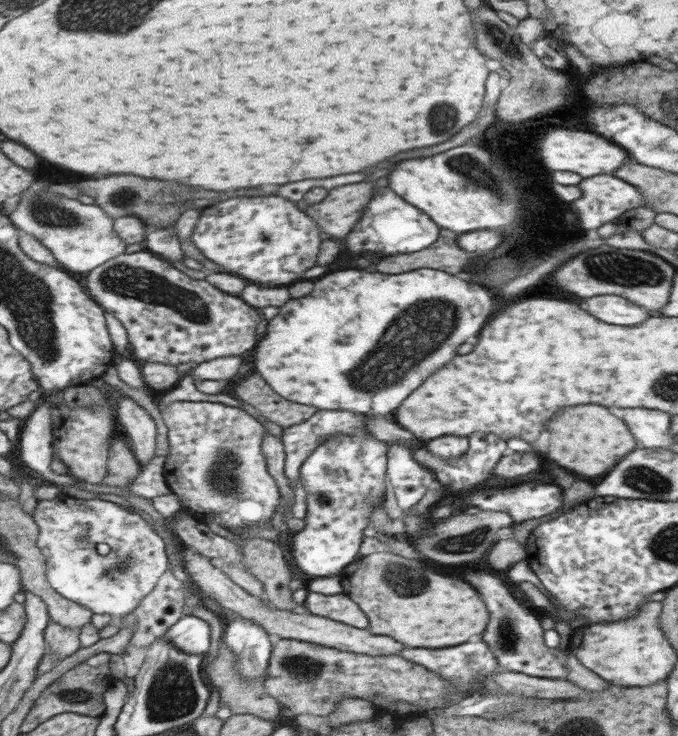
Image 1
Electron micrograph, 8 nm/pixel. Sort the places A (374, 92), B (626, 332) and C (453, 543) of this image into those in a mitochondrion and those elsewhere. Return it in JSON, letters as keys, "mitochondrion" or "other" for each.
{"A":"other","B":"other","C":"mitochondrion"}

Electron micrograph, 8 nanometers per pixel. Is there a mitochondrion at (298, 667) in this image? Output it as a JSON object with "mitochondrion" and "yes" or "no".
{"mitochondrion":"yes"}

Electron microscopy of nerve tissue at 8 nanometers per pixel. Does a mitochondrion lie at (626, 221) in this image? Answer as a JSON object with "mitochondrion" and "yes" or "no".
{"mitochondrion":"no"}

